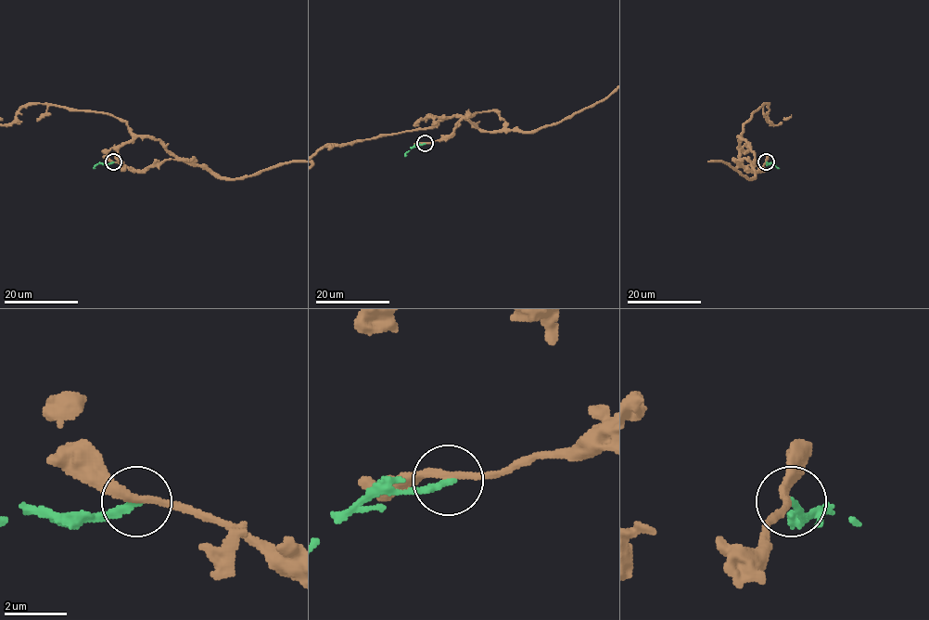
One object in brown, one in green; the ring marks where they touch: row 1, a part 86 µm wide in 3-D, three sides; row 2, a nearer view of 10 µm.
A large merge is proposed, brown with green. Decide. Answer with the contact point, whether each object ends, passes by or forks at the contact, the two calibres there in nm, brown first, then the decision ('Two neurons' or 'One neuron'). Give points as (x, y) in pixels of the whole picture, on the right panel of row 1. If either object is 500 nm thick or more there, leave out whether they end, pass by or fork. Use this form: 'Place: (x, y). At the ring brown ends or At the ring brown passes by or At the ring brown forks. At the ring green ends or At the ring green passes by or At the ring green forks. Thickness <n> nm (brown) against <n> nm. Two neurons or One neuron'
Place: (766, 161). At the ring brown passes by. At the ring green ends. Thickness 240 nm (brown) against 240 nm. Two neurons

